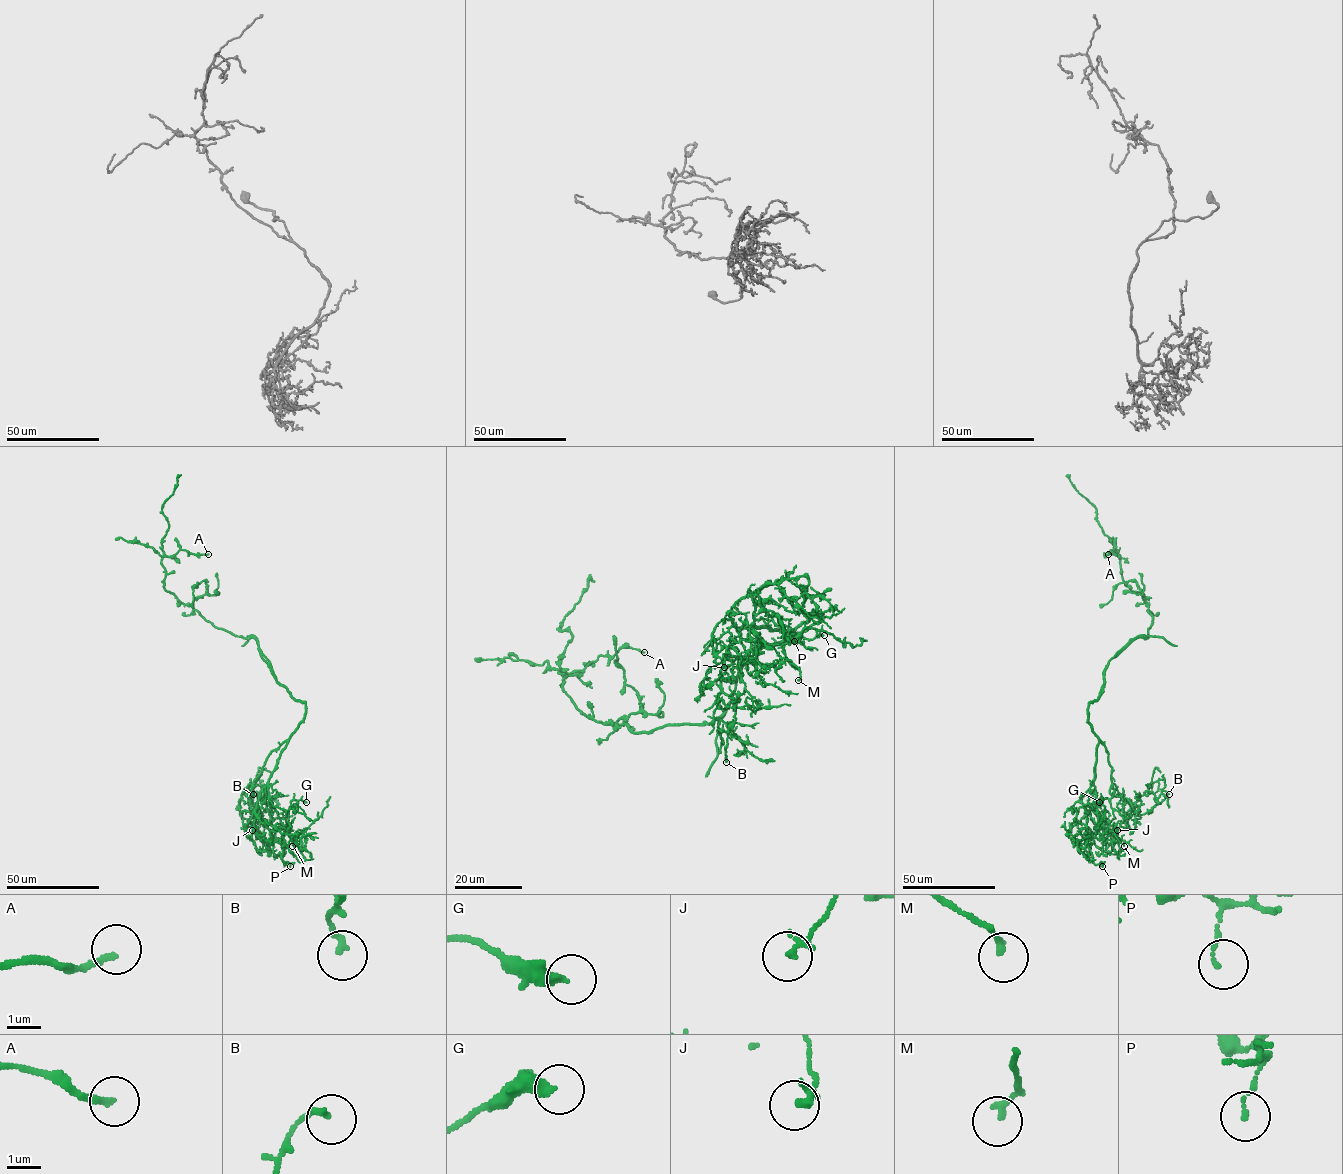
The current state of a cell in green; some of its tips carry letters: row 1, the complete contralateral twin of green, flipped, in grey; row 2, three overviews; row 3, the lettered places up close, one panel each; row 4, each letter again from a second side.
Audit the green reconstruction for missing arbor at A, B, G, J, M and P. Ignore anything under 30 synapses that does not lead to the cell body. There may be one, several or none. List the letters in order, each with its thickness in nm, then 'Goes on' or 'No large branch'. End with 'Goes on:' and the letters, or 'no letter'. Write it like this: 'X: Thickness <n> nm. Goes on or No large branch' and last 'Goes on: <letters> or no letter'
A: Thickness 200 nm. No large branch
B: Thickness 180 nm. No large branch
G: Thickness 360 nm. No large branch
J: Thickness 220 nm. No large branch
M: Thickness 170 nm. No large branch
P: Thickness 100 nm. No large branch
Goes on: no letter

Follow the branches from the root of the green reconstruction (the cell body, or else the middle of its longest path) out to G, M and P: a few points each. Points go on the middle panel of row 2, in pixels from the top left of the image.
G: (758, 651), (805, 631), (822, 615), (790, 634), (753, 623), (759, 603), (782, 632), (824, 635)
M: (758, 651), (822, 615), (790, 634), (758, 627), (754, 608), (759, 603), (788, 637), (783, 649), (798, 680)
P: (758, 651), (822, 615), (791, 634), (738, 628), (730, 610), (747, 595), (794, 641)

